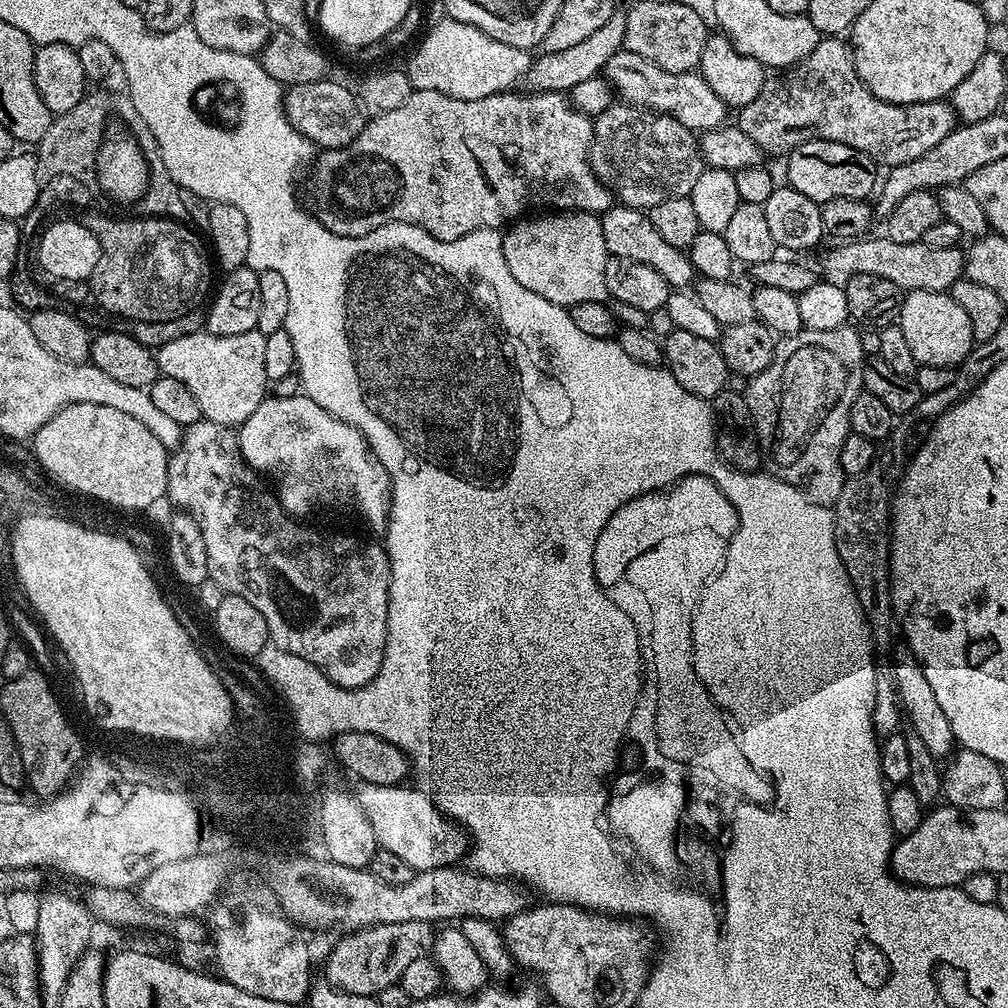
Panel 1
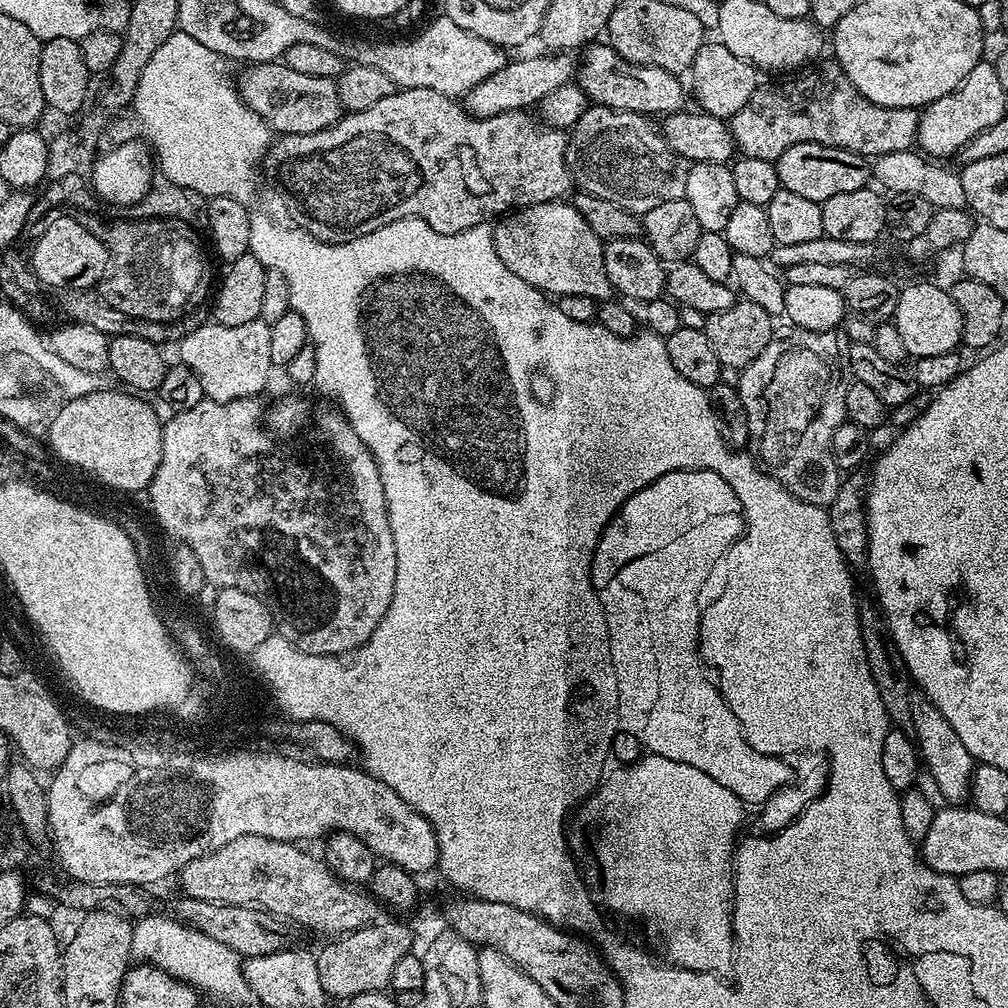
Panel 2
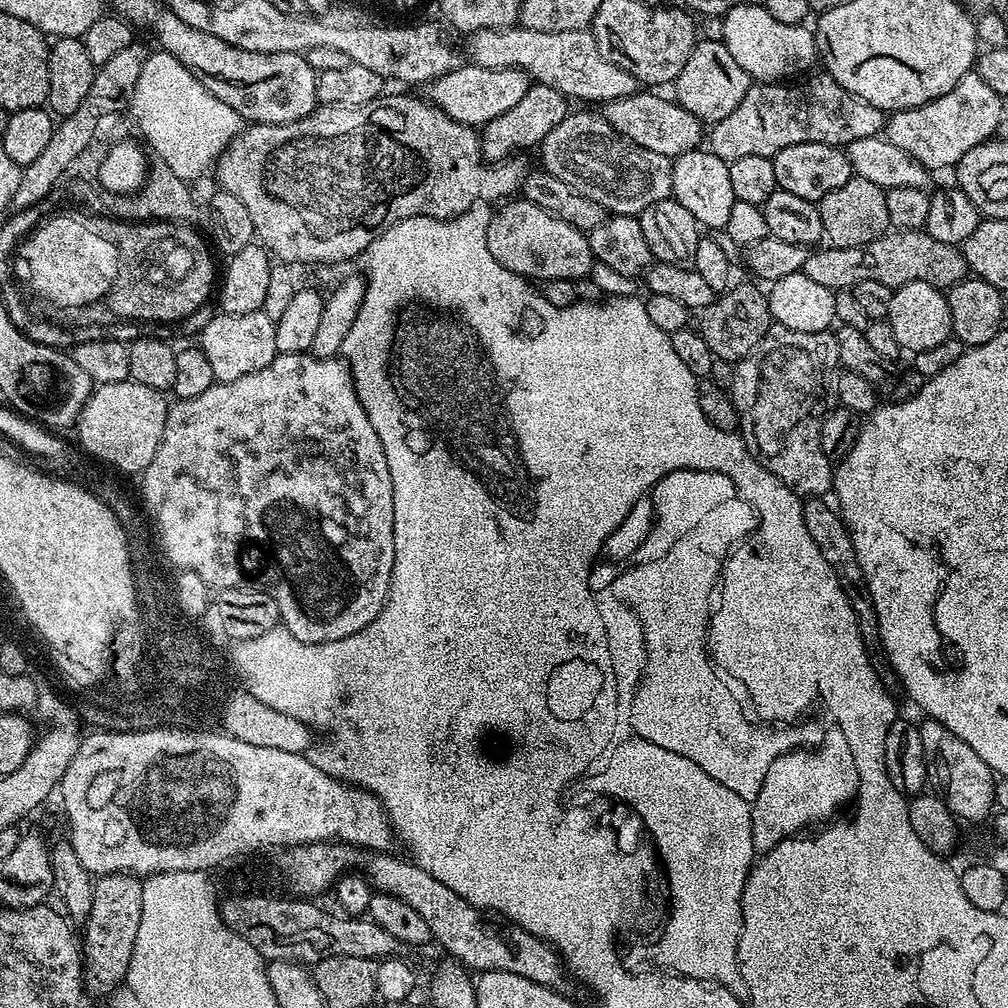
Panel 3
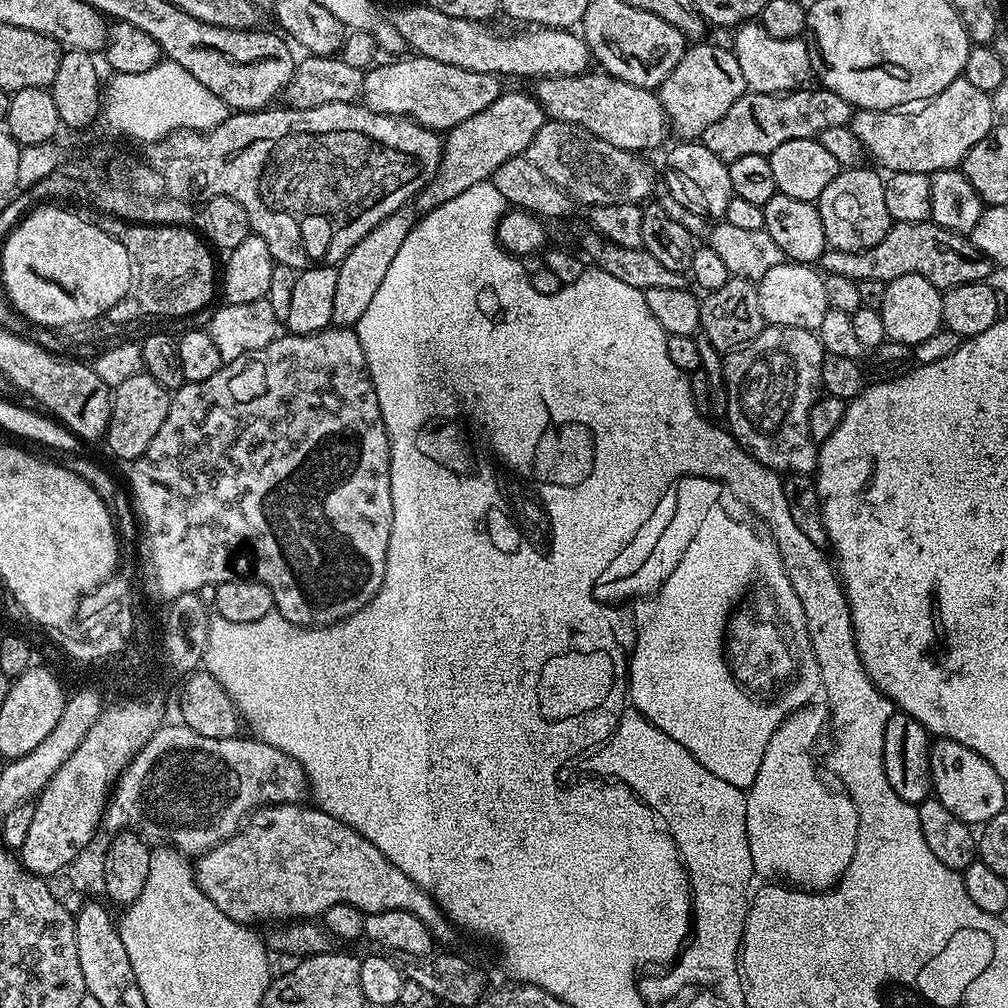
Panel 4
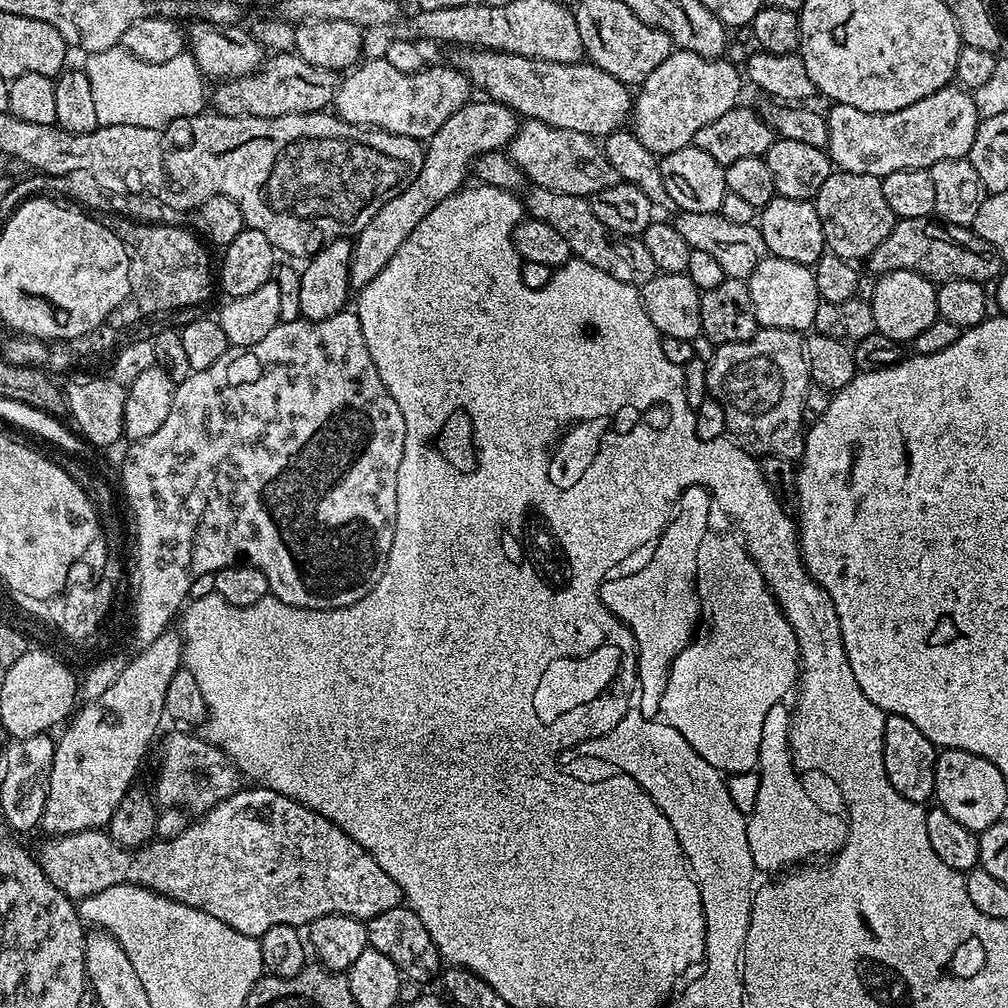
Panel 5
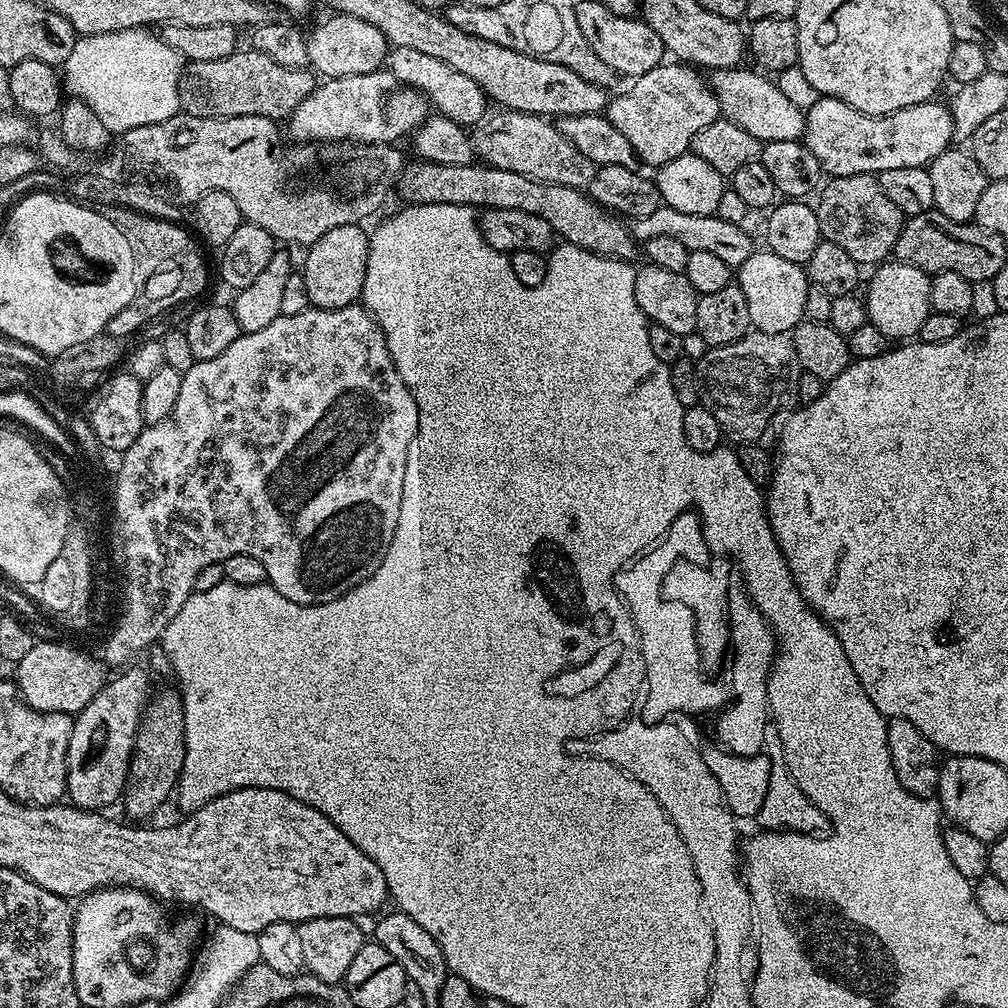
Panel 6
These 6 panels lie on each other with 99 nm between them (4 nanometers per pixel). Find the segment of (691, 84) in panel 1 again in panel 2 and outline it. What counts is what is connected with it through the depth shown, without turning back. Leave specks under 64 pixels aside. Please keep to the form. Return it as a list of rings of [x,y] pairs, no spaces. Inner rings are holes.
[[[593,42],[583,49],[584,61],[578,64],[578,83],[580,89],[588,95],[592,104],[601,104],[607,108],[617,108],[618,110],[626,110],[627,112],[638,112],[641,114],[653,114],[652,112],[660,112],[659,114],[667,114],[670,112],[679,112],[685,107],[684,92],[686,96],[686,88],[680,85],[681,77],[679,75],[662,70],[658,66],[646,66],[645,64],[635,64],[626,58],[622,58],[622,54],[618,54],[607,42]]]

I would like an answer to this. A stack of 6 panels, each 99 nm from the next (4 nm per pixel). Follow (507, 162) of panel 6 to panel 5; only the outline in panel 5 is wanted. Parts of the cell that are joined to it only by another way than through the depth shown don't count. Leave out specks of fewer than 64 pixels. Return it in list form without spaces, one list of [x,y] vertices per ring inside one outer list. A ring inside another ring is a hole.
[[[525,119],[517,127],[506,151],[508,157],[523,170],[525,177],[538,188],[590,198],[617,179],[617,171],[607,160],[603,147],[593,137],[578,130],[546,126],[546,122]]]

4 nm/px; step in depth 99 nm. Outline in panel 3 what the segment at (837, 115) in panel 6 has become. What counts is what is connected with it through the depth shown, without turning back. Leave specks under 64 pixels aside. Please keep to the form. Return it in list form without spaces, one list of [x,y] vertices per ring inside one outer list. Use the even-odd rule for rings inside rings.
[[[970,71],[961,78],[942,98],[934,98],[917,108],[907,108],[891,113],[886,120],[886,139],[894,142],[898,150],[906,150],[922,167],[951,169],[966,154],[983,140],[996,136],[996,127],[1005,119],[1005,101],[990,85],[982,82],[977,72]]]

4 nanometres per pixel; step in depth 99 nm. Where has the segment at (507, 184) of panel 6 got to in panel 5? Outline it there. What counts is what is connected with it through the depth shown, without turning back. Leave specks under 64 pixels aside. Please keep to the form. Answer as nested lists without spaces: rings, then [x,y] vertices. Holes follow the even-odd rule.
[[[535,186],[529,187],[523,196],[524,204],[528,207],[527,215],[533,220],[541,220],[554,226],[554,230],[558,230],[558,234],[562,234],[562,238],[570,242],[573,257],[590,262],[591,267],[598,266],[598,270],[606,270],[607,276],[618,278],[619,283],[639,286],[656,276],[654,257],[650,255],[650,250],[646,250],[643,239],[629,239],[611,232],[606,222],[602,222],[598,214],[594,214],[591,203],[585,197]]]

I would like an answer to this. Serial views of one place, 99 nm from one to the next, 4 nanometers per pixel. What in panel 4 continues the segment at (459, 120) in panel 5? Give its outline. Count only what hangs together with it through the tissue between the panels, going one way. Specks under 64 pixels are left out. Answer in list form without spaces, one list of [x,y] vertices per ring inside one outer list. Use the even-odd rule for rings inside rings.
[[[505,91],[489,108],[482,110],[482,114],[474,114],[474,118],[466,118],[466,122],[458,122],[458,126],[448,129],[440,170],[414,201],[417,213],[431,212],[442,206],[442,202],[458,198],[462,190],[491,181],[494,170],[498,170],[502,162],[510,162],[510,158],[527,153],[530,142],[534,142],[534,134],[542,130],[545,119],[544,108],[531,91]],[[408,210],[395,212],[382,221],[362,242],[358,242],[339,261],[336,273],[338,274],[338,287],[334,293],[334,314],[332,324],[341,328],[352,328],[366,314],[366,306],[374,299],[374,294],[378,294],[378,286],[382,286],[382,278],[386,278],[386,270],[390,270],[390,262],[394,262],[394,254],[406,242],[410,234],[414,216]]]

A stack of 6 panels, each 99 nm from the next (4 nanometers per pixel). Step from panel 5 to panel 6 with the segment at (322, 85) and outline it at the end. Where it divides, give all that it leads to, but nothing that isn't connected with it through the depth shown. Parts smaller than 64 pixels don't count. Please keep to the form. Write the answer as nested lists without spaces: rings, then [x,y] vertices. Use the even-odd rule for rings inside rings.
[[[237,50],[221,60],[191,61],[180,75],[177,92],[181,109],[190,116],[261,116],[280,122],[283,116],[284,119],[291,117],[292,111],[311,94],[313,87],[311,71],[278,66],[278,62],[266,58],[266,54]]]

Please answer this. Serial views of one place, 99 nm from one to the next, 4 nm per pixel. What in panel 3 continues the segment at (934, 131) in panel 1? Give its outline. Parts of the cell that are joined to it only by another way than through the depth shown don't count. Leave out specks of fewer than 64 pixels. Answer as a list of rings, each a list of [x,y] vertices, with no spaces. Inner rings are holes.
[[[811,76],[795,82],[753,83],[731,114],[711,125],[706,136],[707,151],[730,165],[749,154],[774,157],[795,144],[847,146],[858,138],[879,136],[885,131],[886,114],[881,108],[850,94],[833,76]]]

